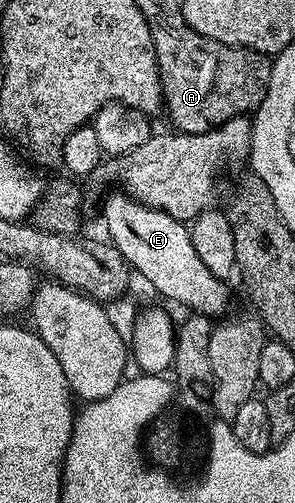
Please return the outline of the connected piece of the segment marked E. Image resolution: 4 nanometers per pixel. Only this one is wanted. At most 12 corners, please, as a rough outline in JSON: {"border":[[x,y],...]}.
{"border":[[126,194],[103,220],[128,265],[192,313],[231,304],[190,227]]}

